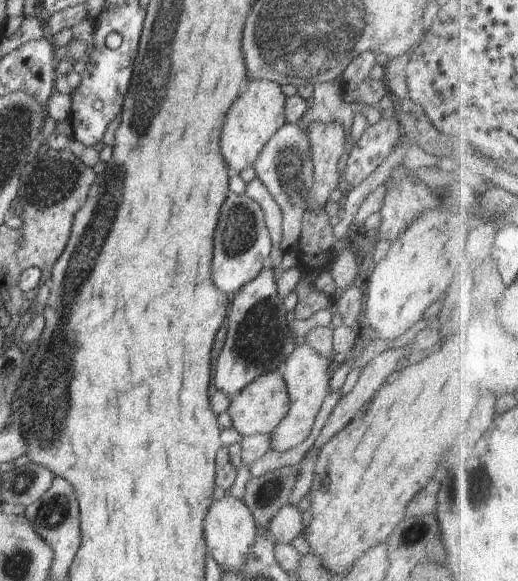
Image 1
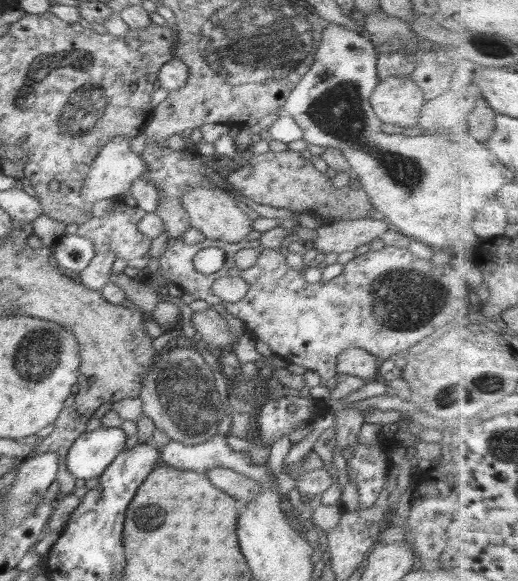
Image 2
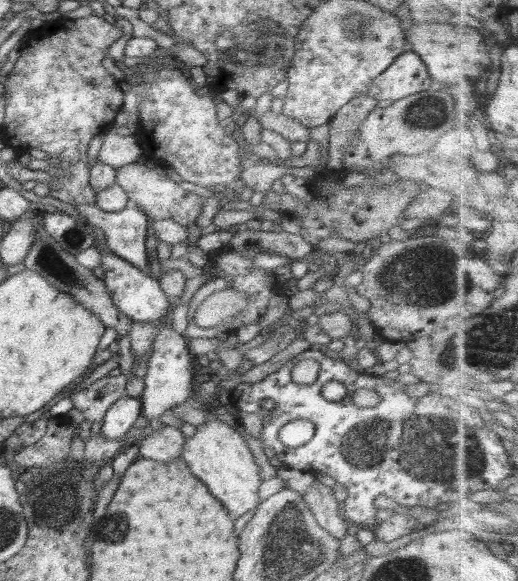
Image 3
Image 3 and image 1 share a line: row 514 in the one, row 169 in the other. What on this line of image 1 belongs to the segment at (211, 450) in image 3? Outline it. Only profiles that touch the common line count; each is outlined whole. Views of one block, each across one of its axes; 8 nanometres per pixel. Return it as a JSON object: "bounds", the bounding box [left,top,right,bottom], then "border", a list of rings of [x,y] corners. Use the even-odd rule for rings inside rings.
{"bounds":[222,79,287,174],"border":[[[250,79],[246,91],[234,100],[228,110],[224,128],[222,128],[222,156],[230,168],[238,174],[250,166],[260,154],[268,139],[286,123],[284,105],[287,97],[282,93],[281,85],[266,79]]]}

